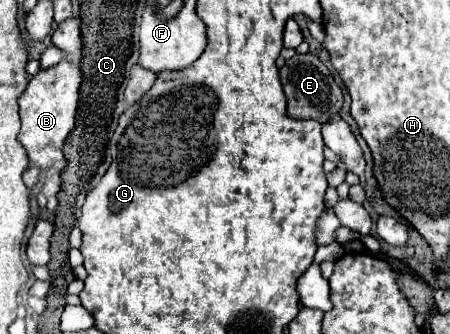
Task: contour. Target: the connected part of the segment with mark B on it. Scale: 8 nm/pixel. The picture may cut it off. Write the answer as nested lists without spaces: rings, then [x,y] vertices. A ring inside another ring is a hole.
[[[63,59],[55,67],[39,71],[35,77],[31,77],[25,93],[19,97],[21,131],[17,139],[27,149],[31,167],[39,167],[43,171],[49,169],[55,161],[63,161],[63,143],[75,125],[81,81],[81,69]]]

